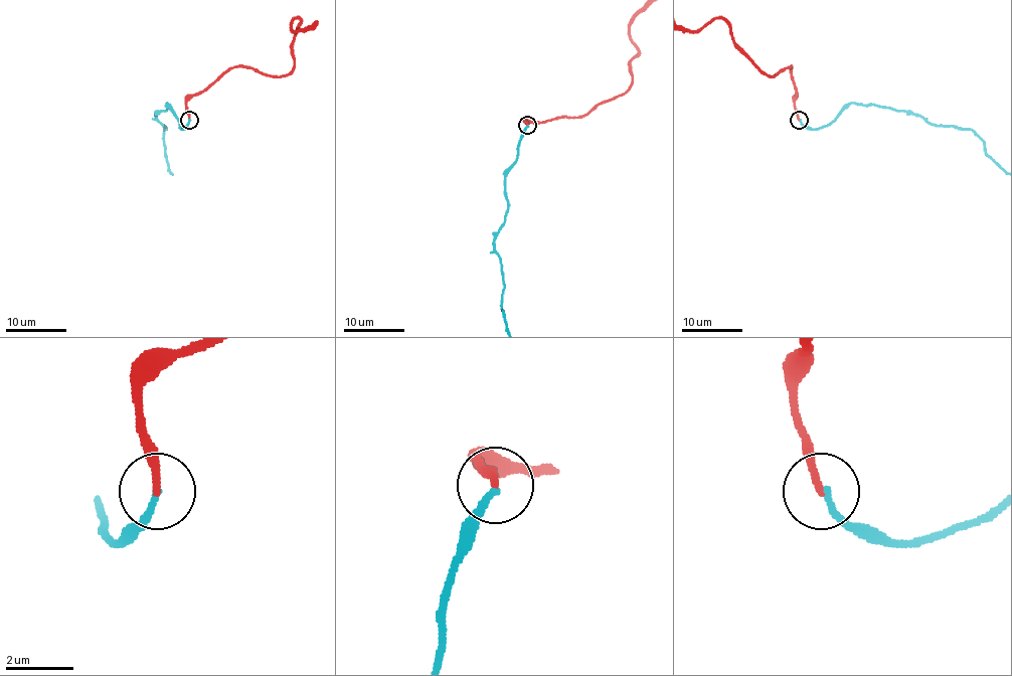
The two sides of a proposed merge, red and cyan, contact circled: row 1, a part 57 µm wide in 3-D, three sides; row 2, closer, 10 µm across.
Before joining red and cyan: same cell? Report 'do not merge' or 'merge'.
do not merge

